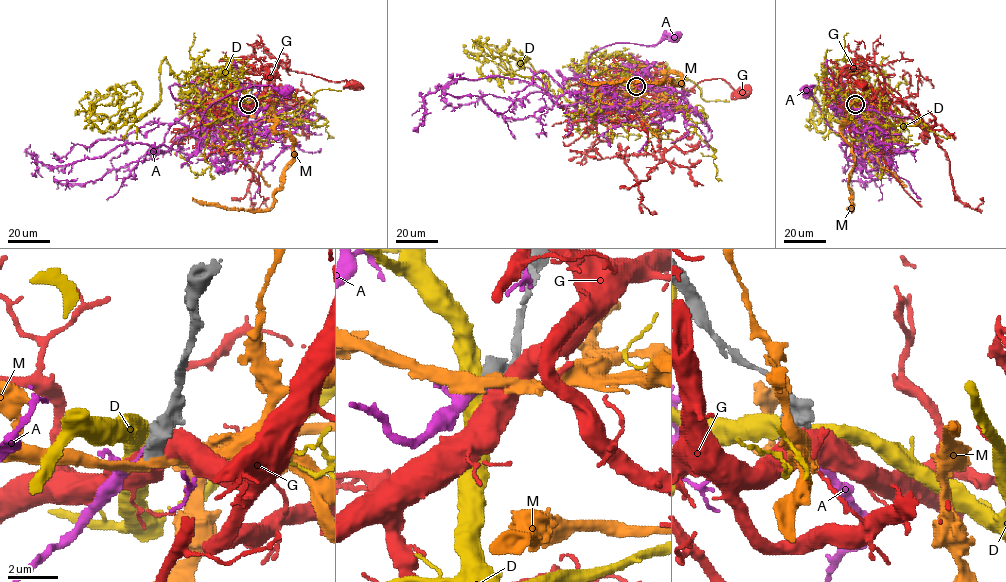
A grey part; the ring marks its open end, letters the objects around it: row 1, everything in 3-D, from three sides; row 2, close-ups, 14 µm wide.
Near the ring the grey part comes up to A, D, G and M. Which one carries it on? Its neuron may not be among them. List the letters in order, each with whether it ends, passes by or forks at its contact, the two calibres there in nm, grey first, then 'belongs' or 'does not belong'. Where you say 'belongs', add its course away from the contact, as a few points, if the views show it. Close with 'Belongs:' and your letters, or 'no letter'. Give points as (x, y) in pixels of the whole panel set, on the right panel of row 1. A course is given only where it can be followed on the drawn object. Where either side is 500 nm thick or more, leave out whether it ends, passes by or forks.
A: 850 nm thick on the grey side, 160 nm on the other; does not belong
D: 850 nm thick on the grey side, 650 nm on the other; does not belong
G: 850 nm thick on the grey side, 650 nm on the other; does not belong
M: 650 nm thick on the grey side, 380 nm on the other; belongs; it runs (855, 104), (850, 120), (840, 130), (851, 147), (854, 161), (849, 182), (851, 210), (852, 202), (848, 197)
Belongs: M

